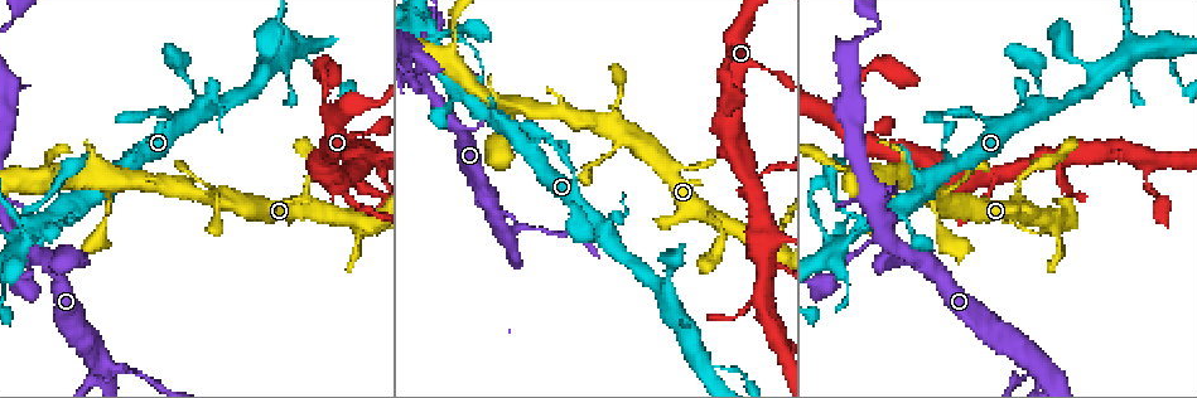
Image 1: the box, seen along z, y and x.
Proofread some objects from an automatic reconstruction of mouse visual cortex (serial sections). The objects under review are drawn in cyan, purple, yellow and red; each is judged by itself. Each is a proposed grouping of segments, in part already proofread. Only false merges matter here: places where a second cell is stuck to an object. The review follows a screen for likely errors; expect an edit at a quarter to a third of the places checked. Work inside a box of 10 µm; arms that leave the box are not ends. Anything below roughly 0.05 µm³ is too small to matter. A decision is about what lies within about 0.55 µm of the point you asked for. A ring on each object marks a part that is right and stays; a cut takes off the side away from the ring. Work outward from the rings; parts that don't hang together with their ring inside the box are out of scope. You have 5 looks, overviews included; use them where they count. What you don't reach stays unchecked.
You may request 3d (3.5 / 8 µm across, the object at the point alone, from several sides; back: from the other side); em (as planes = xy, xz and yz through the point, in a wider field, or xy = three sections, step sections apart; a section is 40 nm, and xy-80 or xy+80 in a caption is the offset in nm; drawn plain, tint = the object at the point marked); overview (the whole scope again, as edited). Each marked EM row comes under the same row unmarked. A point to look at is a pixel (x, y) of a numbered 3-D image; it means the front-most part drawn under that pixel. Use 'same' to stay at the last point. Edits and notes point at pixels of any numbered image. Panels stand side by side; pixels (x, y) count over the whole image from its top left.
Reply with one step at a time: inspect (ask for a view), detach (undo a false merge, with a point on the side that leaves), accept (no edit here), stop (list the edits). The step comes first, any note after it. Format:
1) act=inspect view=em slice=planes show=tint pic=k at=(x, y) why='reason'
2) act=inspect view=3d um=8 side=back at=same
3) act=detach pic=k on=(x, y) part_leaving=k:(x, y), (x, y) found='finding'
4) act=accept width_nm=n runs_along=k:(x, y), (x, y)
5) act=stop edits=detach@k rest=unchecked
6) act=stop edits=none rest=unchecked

act=inspect view=3d um=3.5 pic=1 at=(1041, 108) why='a fork'

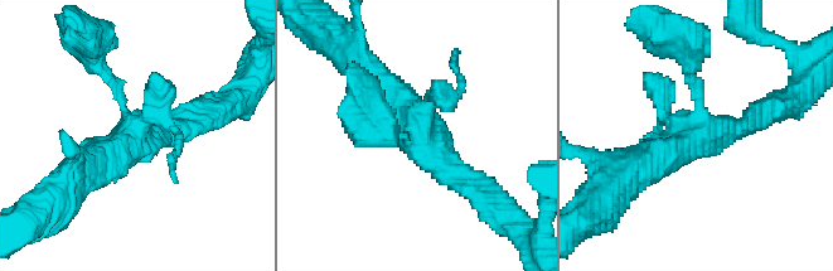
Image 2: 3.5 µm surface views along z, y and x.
act=inspect view=em slice=xy step=2 show=tint pic=2 at=(420, 135) why='now the EM'

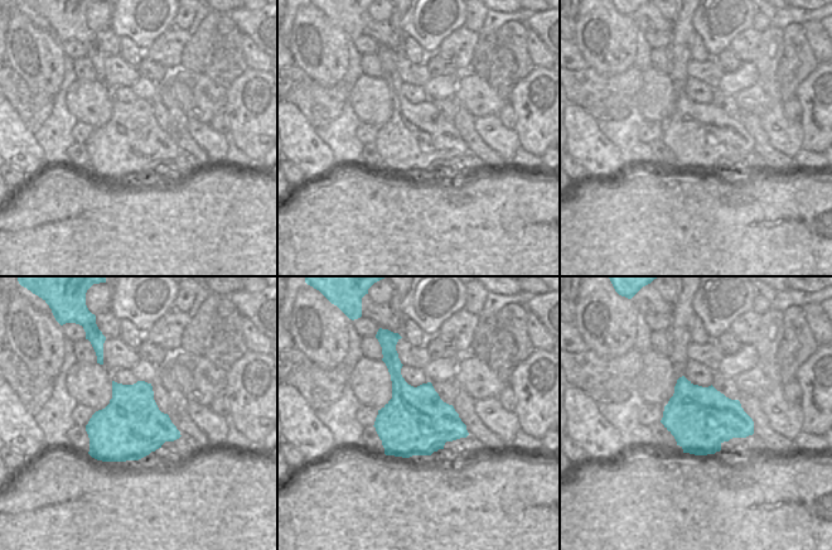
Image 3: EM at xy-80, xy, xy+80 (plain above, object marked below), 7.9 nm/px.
act=inspect view=em slice=xy step=5 show=tint at=same why='another direction'

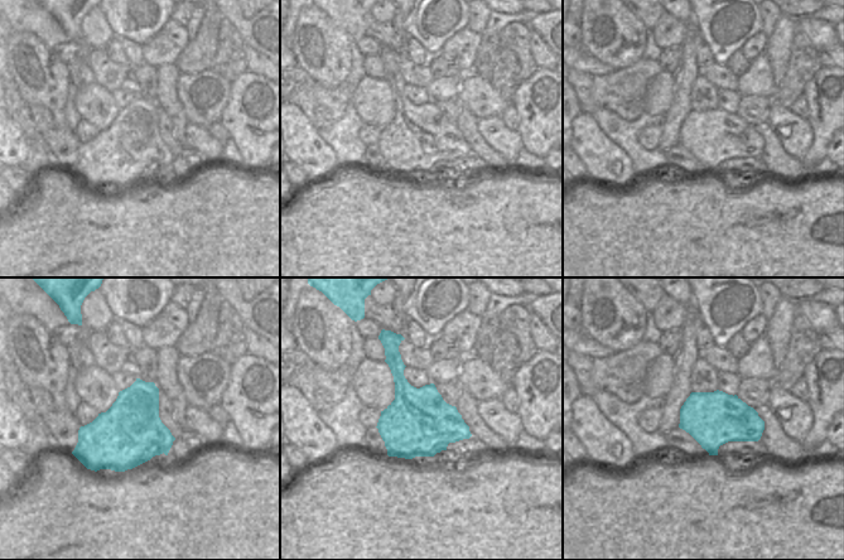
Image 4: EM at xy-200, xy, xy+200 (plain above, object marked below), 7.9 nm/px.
act=detach pic=2 on=(178, 149) part_leaving=2:(155, 115), (159, 83), (151, 72) found='a second cell is stuck on'

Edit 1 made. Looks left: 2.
act=inspect view=overview why='see it whole again'

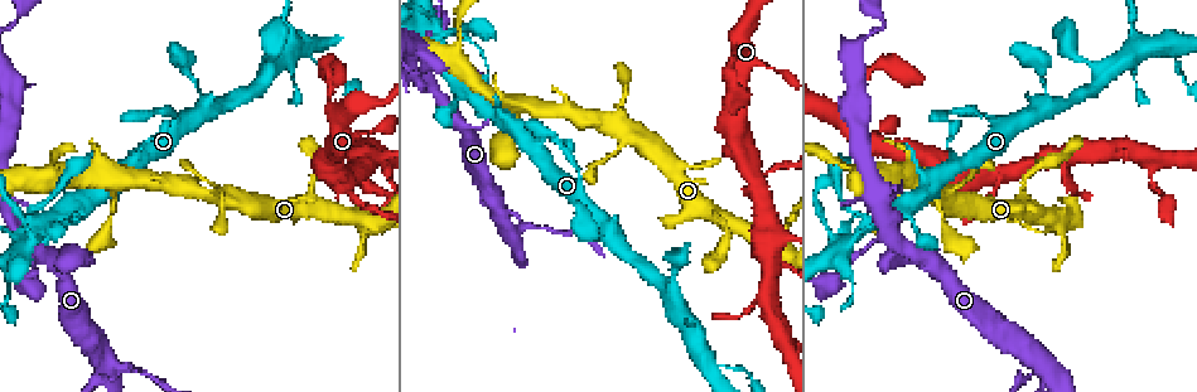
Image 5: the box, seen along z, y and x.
act=inspect view=3d um=3.5 pic=5 at=(355, 174) why='abrupt turn'

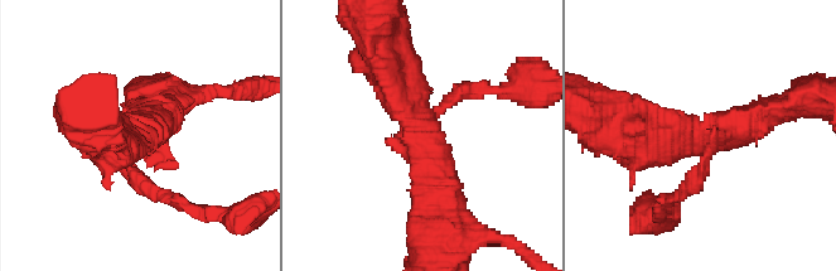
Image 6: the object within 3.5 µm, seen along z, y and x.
act=accept runs_along=6:(392, 74), (426, 135), (443, 216) found='continuous, no second cell'

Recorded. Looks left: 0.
act=stop edits=detach@2 rest=unchecked

